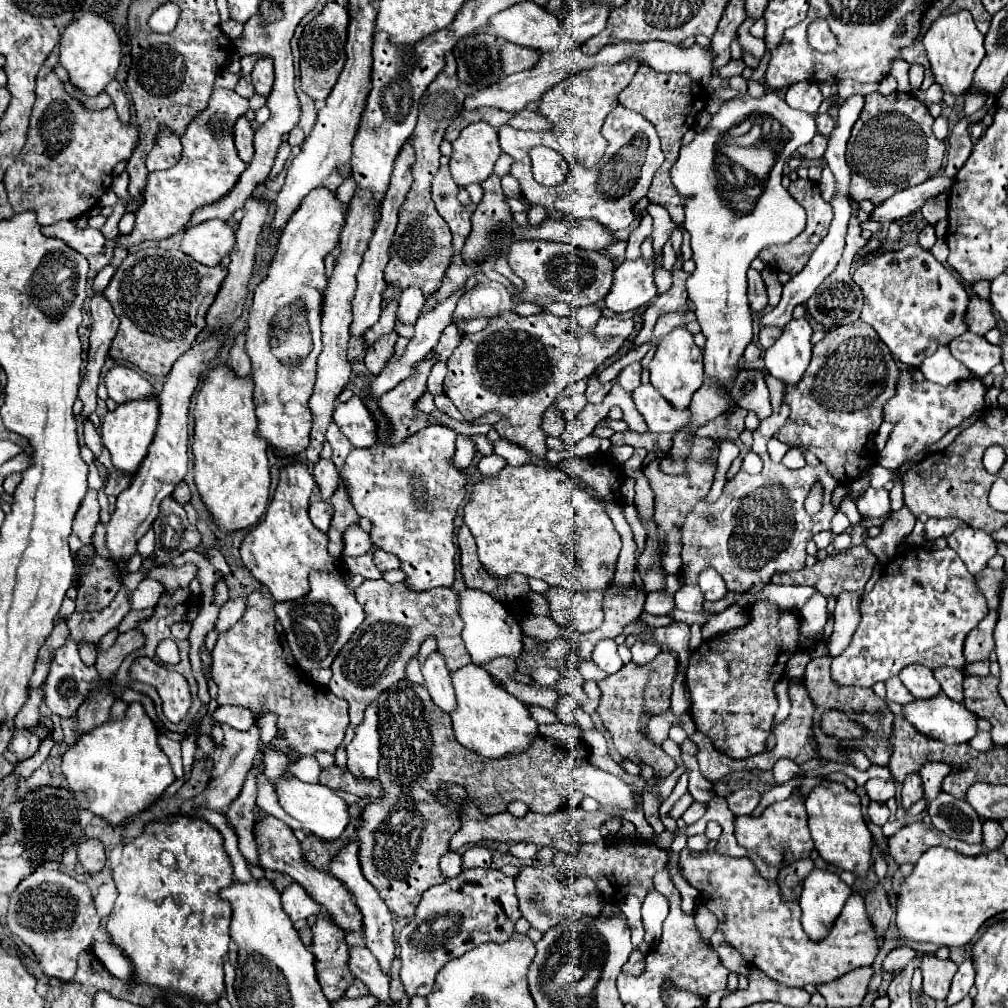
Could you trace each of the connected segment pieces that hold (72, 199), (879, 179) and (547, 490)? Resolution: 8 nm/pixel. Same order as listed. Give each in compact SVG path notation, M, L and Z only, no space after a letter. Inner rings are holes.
M42 67L36 79L36 103L30 115L28 139L16 163L6 171L4 185L16 213L36 211L40 225L52 225L60 219L76 219L88 213L112 185L112 169L118 161L128 161L138 145L138 127L122 123L114 107L102 111L86 109L78 99L66 93L64 83L52 67Z
M876 91L866 95L866 105L846 149L852 199L870 199L878 205L896 191L936 175L942 167L946 145L934 137L932 123L934 117L928 113L928 107L912 93L894 91L892 95L882 95Z
M522 465L522 467L504 467L494 477L482 477L472 485L470 501L464 507L464 523L472 531L480 563L492 577L506 579L514 573L526 577L536 577L546 581L550 587L564 587L570 593L582 591L604 591L616 573L618 553L622 541L614 529L612 519L604 507L586 495L576 479L566 475L560 469L548 469L542 465ZM564 551L574 551L574 561L570 563Z

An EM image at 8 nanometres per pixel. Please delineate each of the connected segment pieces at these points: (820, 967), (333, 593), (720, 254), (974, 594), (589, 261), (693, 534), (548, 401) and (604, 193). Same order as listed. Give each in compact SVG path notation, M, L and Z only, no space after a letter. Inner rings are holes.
M684 849L680 853L680 865L684 879L700 891L704 907L716 915L716 929L724 933L726 943L776 983L788 987L818 987L856 967L870 965L878 953L880 943L860 895L852 895L832 925L832 931L820 943L812 943L812 939L804 935L800 923L798 899L782 899L778 881L764 879L748 857L730 857L714 849L696 855L690 849Z
M312 571L310 575L310 593L304 599L276 603L274 611L280 619L288 645L296 663L302 671L312 671L318 667L330 667L340 647L352 637L356 627L364 621L364 611L356 601L356 593L346 585L348 575L328 575L328 571Z
M744 93L744 95L736 95L734 99L728 99L728 101L724 101L722 103L722 107L720 107L720 111L716 113L716 115L712 115L712 121L700 131L700 133L696 133L696 137L694 137L694 141L690 143L690 145L686 145L686 147L682 147L680 149L680 157L678 157L678 161L676 161L676 165L672 167L672 183L674 183L674 187L678 189L678 193L680 193L680 197L682 197L682 207L684 207L684 211L686 211L686 221L684 221L684 229L690 233L690 237L692 237L692 261L696 263L696 269L694 269L694 273L690 275L690 279L688 279L688 297L690 297L690 301L694 303L694 307L696 307L696 321L700 323L700 327L702 327L702 333L704 333L704 337L706 337L706 345L704 345L704 375L706 377L712 377L712 379L716 379L720 385L724 385L726 389L730 389L732 387L732 383L734 383L734 371L736 371L736 361L738 361L738 357L744 353L744 349L746 349L746 345L752 341L752 311L750 311L750 303L748 303L748 279L746 279L746 273L748 273L748 269L750 269L750 263L758 257L758 253L764 249L764 247L770 247L770 245L784 245L784 243L790 243L794 237L798 237L802 231L804 231L804 227L806 227L806 213L804 213L804 207L800 207L800 203L796 203L796 199L792 199L792 195L782 187L782 167L784 167L784 161L788 161L788 157L800 147L800 145L806 145L808 141L812 141L812 137L817 133L817 126L815 121L816 114L808 114L804 113L804 111L796 111L796 109L792 109L792 107L788 107L788 103L778 95L778 93L764 93L762 97L752 97L750 93ZM754 111L762 111L762 113L766 113L766 115L770 115L772 119L776 119L780 125L782 125L782 131L784 133L788 133L788 139L786 141L782 141L782 145L780 145L780 157L776 159L776 165L772 167L772 171L768 173L768 177L766 177L766 181L764 181L764 189L762 189L762 195L760 195L760 199L756 201L756 207L750 211L750 213L744 213L744 215L738 215L736 211L732 211L730 207L728 207L728 199L724 199L724 195L722 195L722 191L720 191L719 187L721 187L720 179L718 180L718 174L716 172L716 157L714 157L714 153L716 153L716 145L718 145L718 141L720 141L720 137L730 129L730 127L734 127L734 125L740 125L750 113L754 113Z
M904 549L902 555L886 565L886 573L876 581L874 589L862 597L860 613L862 621L846 647L840 655L832 657L832 681L840 685L860 685L860 687L872 687L878 681L886 681L894 675L898 675L906 665L920 663L930 669L936 667L964 667L964 639L966 635L986 617L988 607L986 599L974 585L974 577L968 575L968 569L964 563L960 563L960 557L952 549Z
M514 241L508 249L510 269L524 281L522 289L514 287L514 303L534 303L548 307L550 303L568 303L574 309L596 305L608 295L614 279L614 263L608 255L596 251L584 251L566 243L544 241Z
M782 403L780 411L774 411L768 419L760 423L754 431L752 451L762 455L764 469L758 475L750 473L736 473L724 487L724 493L716 503L700 501L694 511L686 517L682 527L682 571L680 575L686 579L690 577L696 583L696 577L702 569L714 567L726 581L728 591L746 591L752 585L770 583L770 577L776 571L798 571L804 567L806 561L806 543L820 531L828 531L832 527L832 517L838 511L832 505L832 493L840 485L838 479L828 475L824 463L818 467L804 465L802 469L788 469L782 463L772 463L768 457L766 443L774 437L774 433L784 425L788 419L788 405ZM814 479L820 479L824 485L824 509L822 513L810 517L804 511L804 497L810 491ZM704 509L708 515L714 517L710 525L706 521ZM688 565L688 571L686 571Z
M502 311L500 315L492 317L488 327L472 333L462 335L460 345L454 349L452 357L448 359L448 373L444 379L444 393L452 399L458 411L464 415L466 421L474 421L486 413L500 413L502 419L496 423L496 431L500 437L514 441L526 447L534 457L546 457L546 433L542 429L542 415L544 411L556 401L562 391L594 373L598 365L602 365L608 357L612 357L622 343L630 337L634 329L634 321L628 317L600 317L594 329L584 329L572 317L558 317L548 311L538 315L522 317L514 311Z
M614 107L608 113L602 131L610 145L600 163L594 169L584 169L578 163L570 163L568 177L560 185L548 189L532 189L532 163L528 151L536 145L546 145L554 149L556 137L552 131L518 131L504 125L500 127L500 147L514 157L510 173L520 181L522 195L530 203L542 203L548 211L560 209L566 213L568 219L594 219L610 229L626 229L634 221L634 213L630 207L648 193L652 177L662 165L664 155L652 123L648 123L644 115L634 113L628 107Z

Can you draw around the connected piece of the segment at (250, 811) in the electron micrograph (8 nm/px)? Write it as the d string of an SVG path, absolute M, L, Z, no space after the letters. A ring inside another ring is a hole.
M258 759L256 765L250 769L250 775L246 777L246 783L238 795L238 799L228 807L228 819L238 831L238 841L240 841L240 853L246 857L250 863L258 863L258 853L256 853L256 841L252 833L252 825L256 821L256 779L264 773L264 761Z

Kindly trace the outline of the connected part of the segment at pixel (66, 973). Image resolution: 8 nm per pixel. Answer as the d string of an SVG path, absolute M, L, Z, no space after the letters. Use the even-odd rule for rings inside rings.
M40 867L12 891L6 921L10 931L32 947L46 975L70 983L76 973L76 959L92 945L92 935L98 929L100 917L86 883L58 869Z

